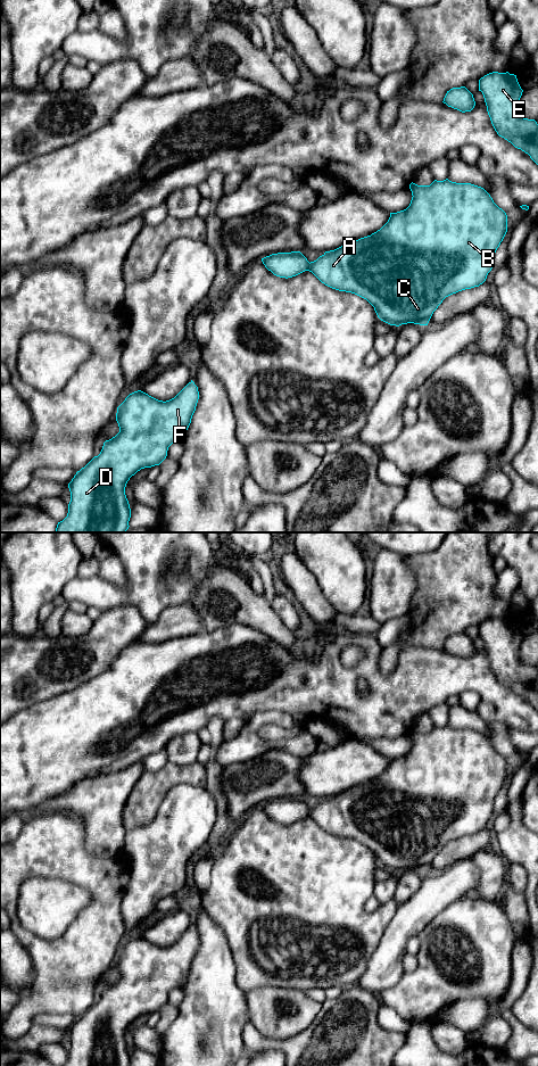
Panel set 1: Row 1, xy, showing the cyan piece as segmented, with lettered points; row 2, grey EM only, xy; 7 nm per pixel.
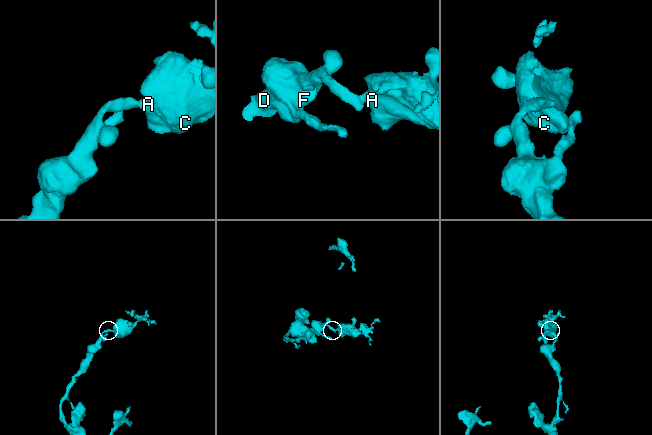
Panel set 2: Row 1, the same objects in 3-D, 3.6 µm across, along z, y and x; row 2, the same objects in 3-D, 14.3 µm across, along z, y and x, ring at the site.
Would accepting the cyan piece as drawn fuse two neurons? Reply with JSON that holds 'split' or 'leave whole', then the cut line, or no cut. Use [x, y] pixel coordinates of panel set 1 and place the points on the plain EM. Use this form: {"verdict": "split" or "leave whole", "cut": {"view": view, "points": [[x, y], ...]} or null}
{"verdict": "split", "cut": {"view": "xy", "points": [[309, 809], [307, 816]]}}

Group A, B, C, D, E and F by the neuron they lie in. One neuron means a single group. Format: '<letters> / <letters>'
A B C E / D F

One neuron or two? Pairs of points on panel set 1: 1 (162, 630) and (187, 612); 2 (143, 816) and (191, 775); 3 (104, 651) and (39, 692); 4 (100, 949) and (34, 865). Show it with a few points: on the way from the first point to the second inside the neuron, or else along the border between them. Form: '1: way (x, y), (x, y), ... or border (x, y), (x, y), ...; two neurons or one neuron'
1: way (167, 626), (181, 618); one neuron
2: way (146, 801), (172, 775), (176, 775); one neuron
3: way (88, 655), (72, 669), (61, 669), (55, 676); one neuron
4: way (100, 918), (100, 893), (72, 865), (65, 865); one neuron

